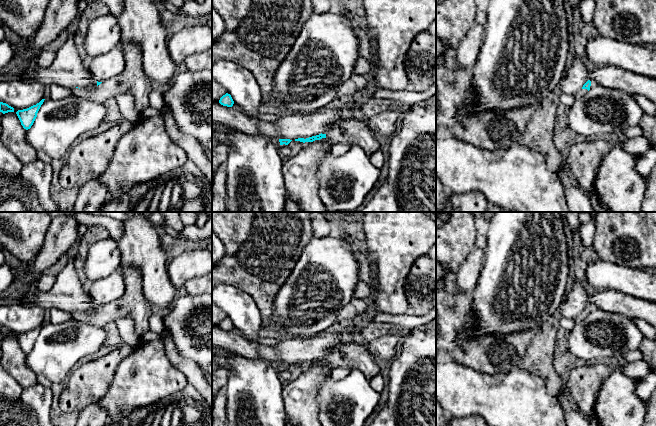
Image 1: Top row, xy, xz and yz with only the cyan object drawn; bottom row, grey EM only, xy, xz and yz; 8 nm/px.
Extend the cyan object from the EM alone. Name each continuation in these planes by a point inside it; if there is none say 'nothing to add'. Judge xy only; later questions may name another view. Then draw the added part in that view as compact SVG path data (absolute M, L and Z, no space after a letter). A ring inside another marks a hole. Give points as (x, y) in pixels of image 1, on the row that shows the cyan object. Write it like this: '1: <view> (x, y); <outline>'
1: xy (132, 80); M124 41L118 47L125 58L125 68L120 74L103 81L91 91L73 88L71 92L78 97L97 102L128 93L133 96L136 109L142 113L149 107L148 96L153 90L153 84L144 73L141 49L134 42Z

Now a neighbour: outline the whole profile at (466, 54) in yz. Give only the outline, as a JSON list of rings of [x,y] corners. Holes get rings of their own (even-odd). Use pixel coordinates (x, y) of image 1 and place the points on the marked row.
[[[475,23],[463,39],[461,45],[453,51],[453,66],[464,68],[473,67],[483,43],[484,33],[484,26]]]

